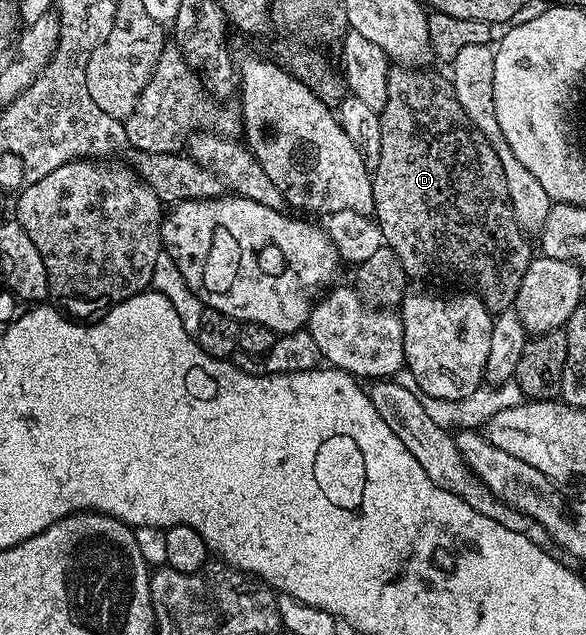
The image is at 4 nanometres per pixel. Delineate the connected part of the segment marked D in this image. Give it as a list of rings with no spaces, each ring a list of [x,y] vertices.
[[[392,66],[389,70],[389,98],[379,113],[381,158],[371,172],[373,219],[379,223],[384,245],[397,254],[412,281],[432,276],[472,292],[492,314],[506,312],[514,305],[521,278],[533,259],[528,237],[513,214],[501,158],[469,122],[469,114],[461,110],[450,79],[427,70],[423,66]]]

